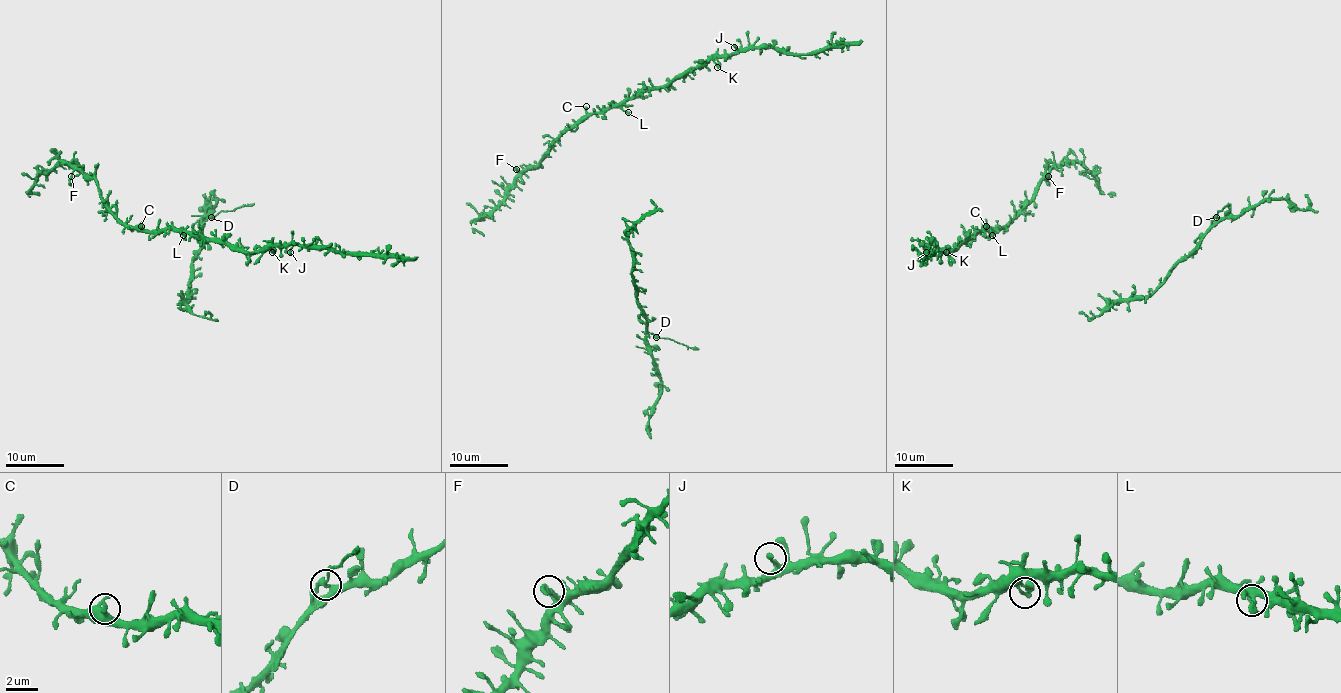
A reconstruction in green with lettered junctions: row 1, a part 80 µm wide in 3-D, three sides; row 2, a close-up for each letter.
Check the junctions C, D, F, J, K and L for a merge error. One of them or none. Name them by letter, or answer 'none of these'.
D

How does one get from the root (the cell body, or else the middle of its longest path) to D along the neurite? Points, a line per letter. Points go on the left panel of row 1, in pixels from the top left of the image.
D: (205, 312), (208, 318), (197, 316), (183, 302), (188, 297), (192, 258), (201, 242), (201, 227), (211, 217)

